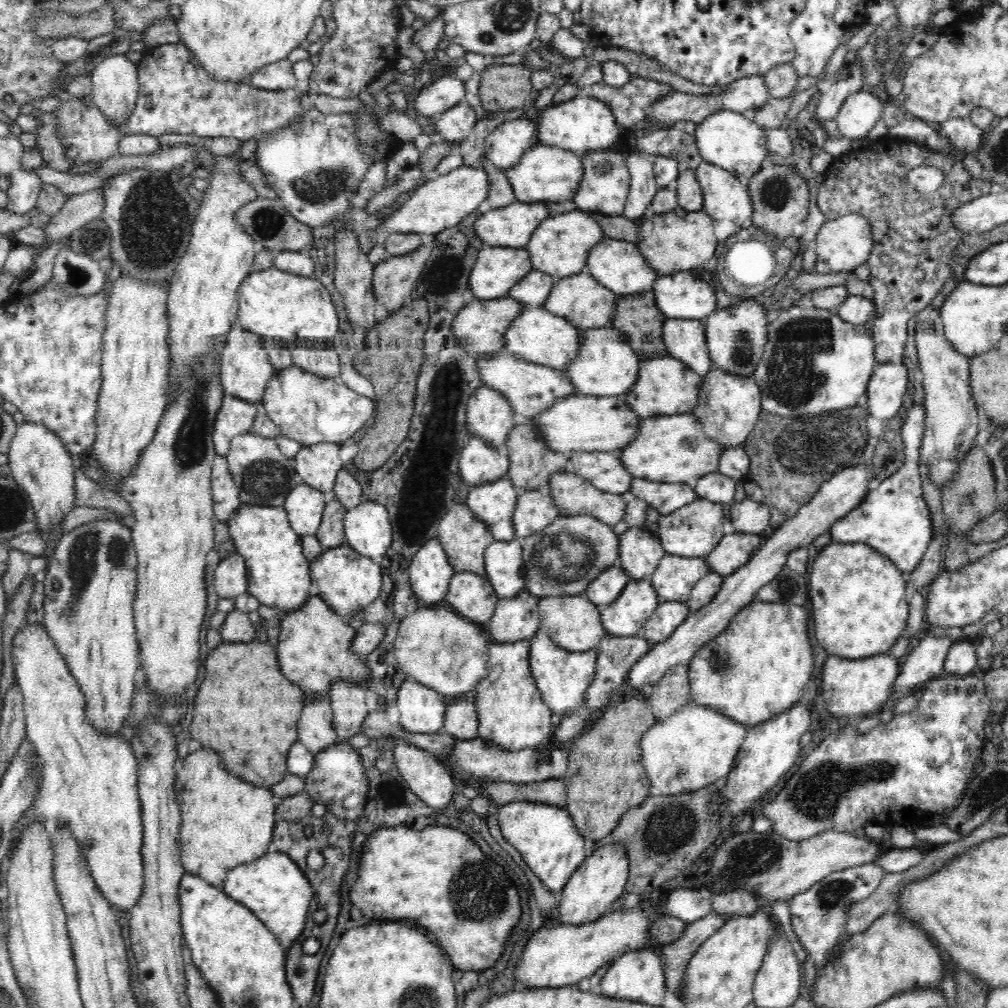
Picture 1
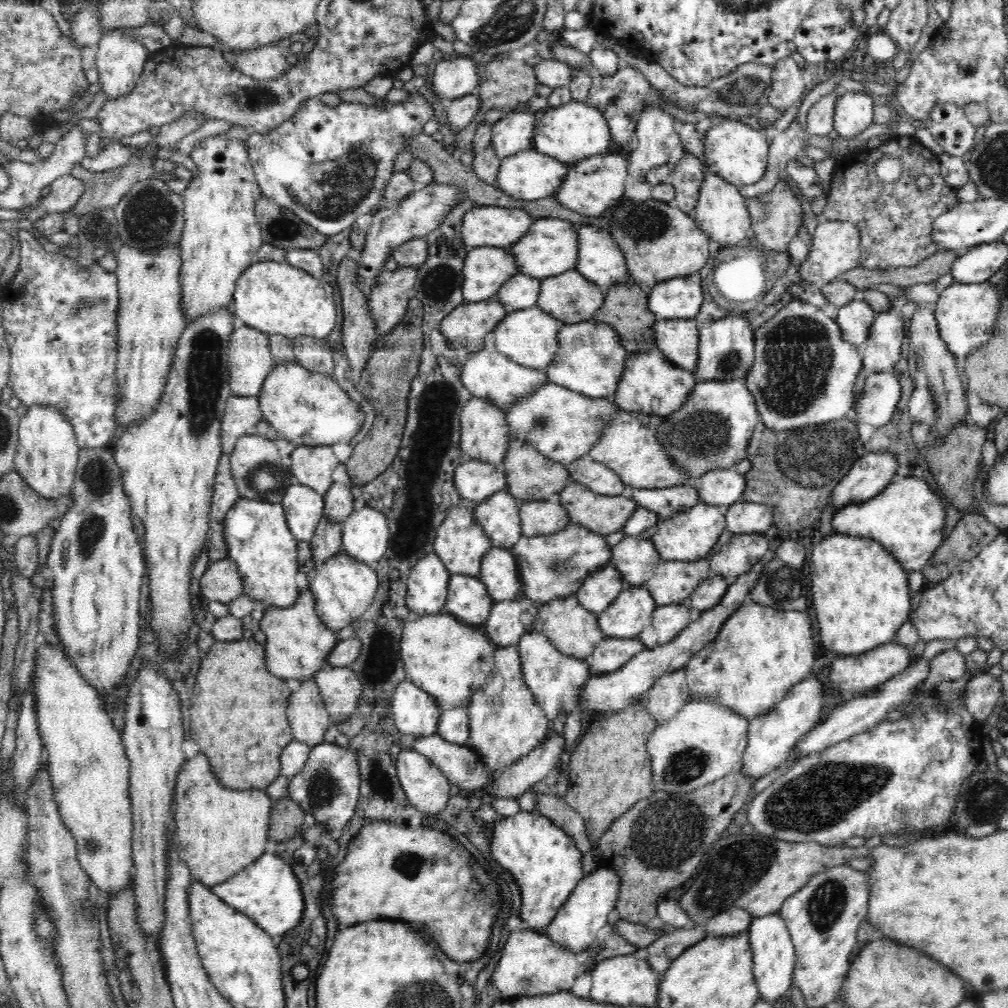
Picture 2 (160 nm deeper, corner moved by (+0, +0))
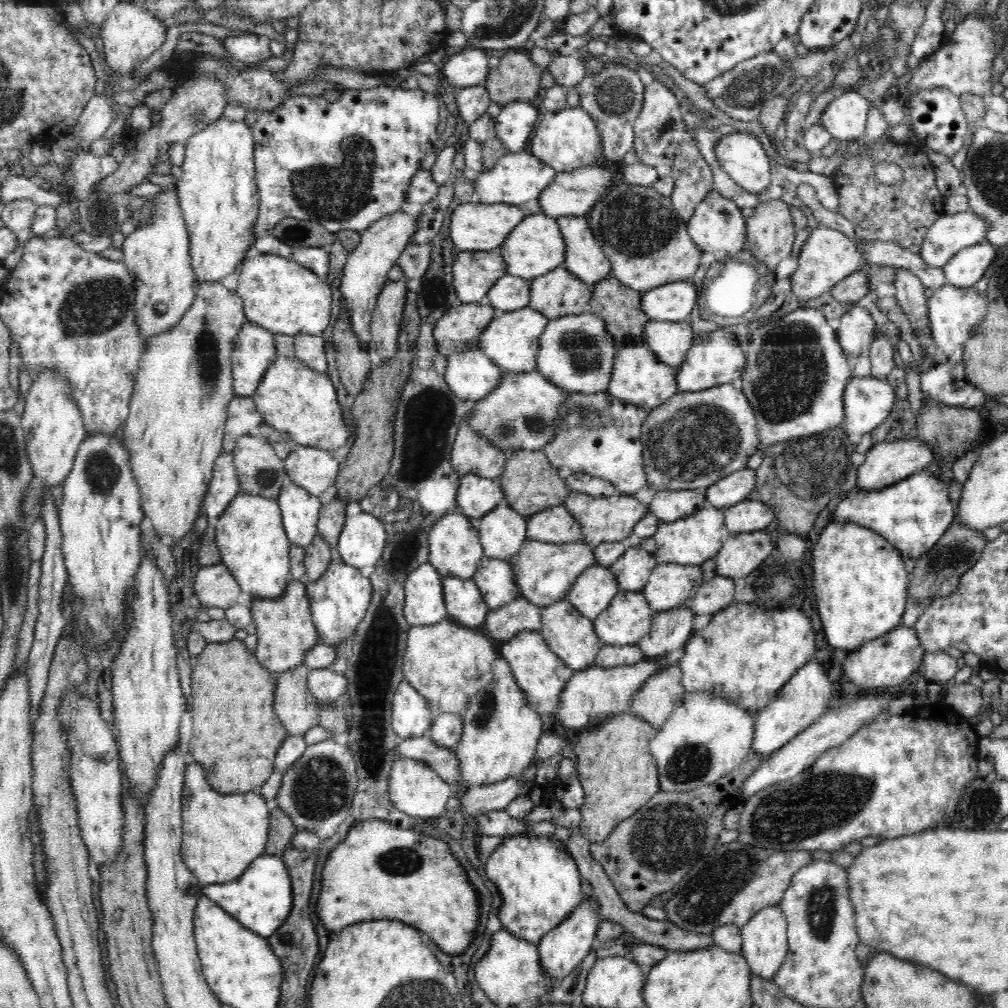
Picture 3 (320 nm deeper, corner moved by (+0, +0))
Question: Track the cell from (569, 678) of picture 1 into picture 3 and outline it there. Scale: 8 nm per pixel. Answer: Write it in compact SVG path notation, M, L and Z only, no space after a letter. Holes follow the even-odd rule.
M522 631L514 635L512 640L506 641L501 650L500 656L505 658L511 666L513 677L517 685L525 693L528 706L540 714L553 714L559 707L559 696L563 692L568 680L576 673L547 646L539 631Z

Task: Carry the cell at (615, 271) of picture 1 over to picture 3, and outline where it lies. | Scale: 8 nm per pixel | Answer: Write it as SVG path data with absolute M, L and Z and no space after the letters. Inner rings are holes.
M585 216L555 217L566 243L562 266L582 282L597 283L608 278L610 261L595 241Z

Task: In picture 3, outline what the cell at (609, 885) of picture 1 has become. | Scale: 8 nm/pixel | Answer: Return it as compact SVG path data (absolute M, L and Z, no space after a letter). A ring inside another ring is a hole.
M592 895L589 901L583 900L568 918L564 918L564 922L560 922L554 930L545 934L537 944L540 964L544 969L544 977L554 982L567 978L576 966L584 960L584 957L597 946L596 931L601 920L596 898L593 898Z

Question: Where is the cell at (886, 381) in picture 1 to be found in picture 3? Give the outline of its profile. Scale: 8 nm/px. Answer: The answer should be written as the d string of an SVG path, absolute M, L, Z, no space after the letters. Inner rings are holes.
M852 377L848 380L844 392L844 419L841 426L846 430L846 434L858 432L860 436L864 436L885 422L892 412L894 402L896 402L894 388L887 380Z

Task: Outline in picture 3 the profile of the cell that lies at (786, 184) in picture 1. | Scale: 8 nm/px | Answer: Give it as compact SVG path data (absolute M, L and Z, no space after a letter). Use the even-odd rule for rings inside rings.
M770 199L755 207L753 215L747 220L746 248L756 254L758 262L766 264L770 272L775 272L776 267L792 250L794 244L794 223L790 215L790 205L782 199Z

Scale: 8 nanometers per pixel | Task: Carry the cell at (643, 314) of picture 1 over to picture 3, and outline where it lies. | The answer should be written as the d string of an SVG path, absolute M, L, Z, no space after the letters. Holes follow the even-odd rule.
M608 277L595 283L586 310L604 319L607 331L614 337L617 349L622 348L622 346L644 342L644 327L649 318L641 309L642 297L643 291L632 290L629 286L624 286L616 278Z

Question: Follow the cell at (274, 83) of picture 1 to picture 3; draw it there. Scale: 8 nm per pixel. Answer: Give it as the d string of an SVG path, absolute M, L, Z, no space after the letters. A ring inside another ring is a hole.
M253 33L228 36L222 42L230 56L247 66L256 66L261 60L272 57L270 39L266 35Z

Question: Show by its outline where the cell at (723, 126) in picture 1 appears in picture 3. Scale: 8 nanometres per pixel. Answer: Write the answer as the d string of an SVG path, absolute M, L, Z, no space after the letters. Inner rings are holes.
M747 132L722 136L716 144L716 157L728 176L752 194L764 192L776 176L762 144Z

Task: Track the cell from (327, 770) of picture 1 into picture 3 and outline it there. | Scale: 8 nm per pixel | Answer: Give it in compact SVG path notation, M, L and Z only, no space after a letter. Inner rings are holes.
M326 739L307 745L304 754L287 768L272 806L283 810L296 828L309 830L324 842L350 816L358 783L355 758L348 745L340 745L333 739Z

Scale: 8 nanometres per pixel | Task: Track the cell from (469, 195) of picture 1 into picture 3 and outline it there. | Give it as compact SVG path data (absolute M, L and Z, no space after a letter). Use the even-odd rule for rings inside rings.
M402 210L394 214L384 214L380 220L376 220L368 230L363 232L360 244L350 250L339 289L355 337L365 348L369 348L371 342L370 324L376 308L376 298L389 282L387 274L397 263L405 246L409 244L409 238L412 233L415 233L416 225L419 223L418 219L419 216L414 217Z

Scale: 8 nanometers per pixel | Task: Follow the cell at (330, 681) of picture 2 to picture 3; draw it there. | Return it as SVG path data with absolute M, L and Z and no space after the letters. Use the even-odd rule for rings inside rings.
M331 667L311 669L307 676L307 687L321 707L334 707L339 704L347 688L347 679Z

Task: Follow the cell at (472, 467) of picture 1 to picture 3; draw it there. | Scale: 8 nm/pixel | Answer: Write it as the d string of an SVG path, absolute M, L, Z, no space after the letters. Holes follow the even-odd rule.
M466 474L460 479L457 510L474 523L499 506L504 499L500 479L482 478L477 474Z

